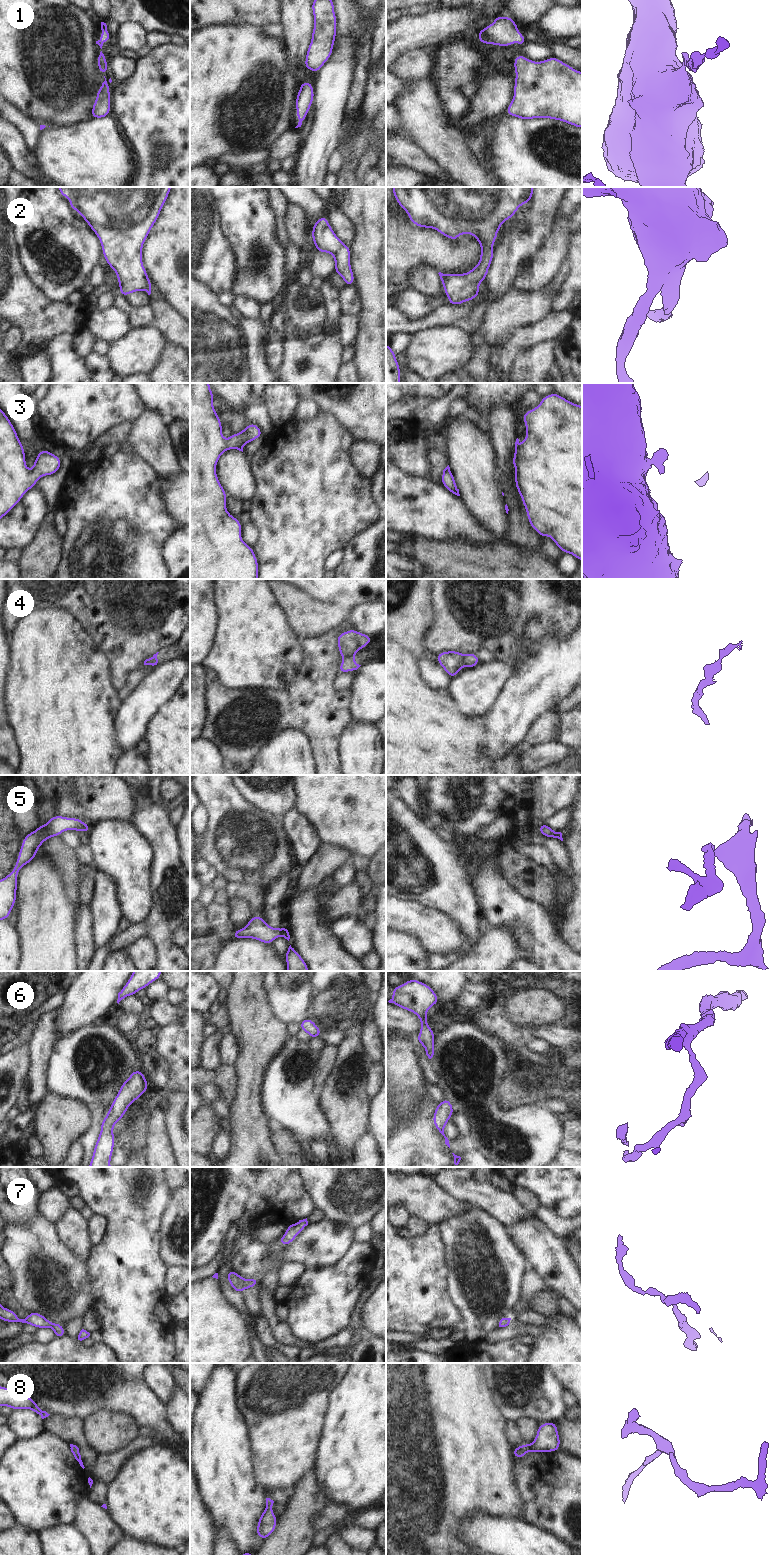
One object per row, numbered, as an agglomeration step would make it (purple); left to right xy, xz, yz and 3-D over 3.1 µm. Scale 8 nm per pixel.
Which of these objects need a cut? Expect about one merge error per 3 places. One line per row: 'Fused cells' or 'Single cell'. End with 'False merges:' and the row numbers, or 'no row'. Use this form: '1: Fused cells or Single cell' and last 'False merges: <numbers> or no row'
1: Single cell
2: Single cell
3: Single cell
4: Fused cells
5: Single cell
6: Single cell
7: Single cell
8: Single cell
False merges: 4.

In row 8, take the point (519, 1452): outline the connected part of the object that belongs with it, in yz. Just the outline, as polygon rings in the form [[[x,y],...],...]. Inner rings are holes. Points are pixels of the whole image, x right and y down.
[[[547,1422],[539,1425],[536,1438],[533,1443],[522,1444],[513,1449],[513,1456],[520,1459],[530,1452],[554,1452],[560,1448],[560,1437],[555,1422]]]

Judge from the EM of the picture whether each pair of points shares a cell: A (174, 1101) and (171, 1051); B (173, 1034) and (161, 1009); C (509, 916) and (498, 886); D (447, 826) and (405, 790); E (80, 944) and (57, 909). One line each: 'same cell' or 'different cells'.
A: different cells
B: different cells
C: same cell
D: different cells
E: different cells

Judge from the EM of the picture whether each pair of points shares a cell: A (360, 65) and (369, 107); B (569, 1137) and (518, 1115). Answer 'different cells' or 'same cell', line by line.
A: different cells
B: different cells

